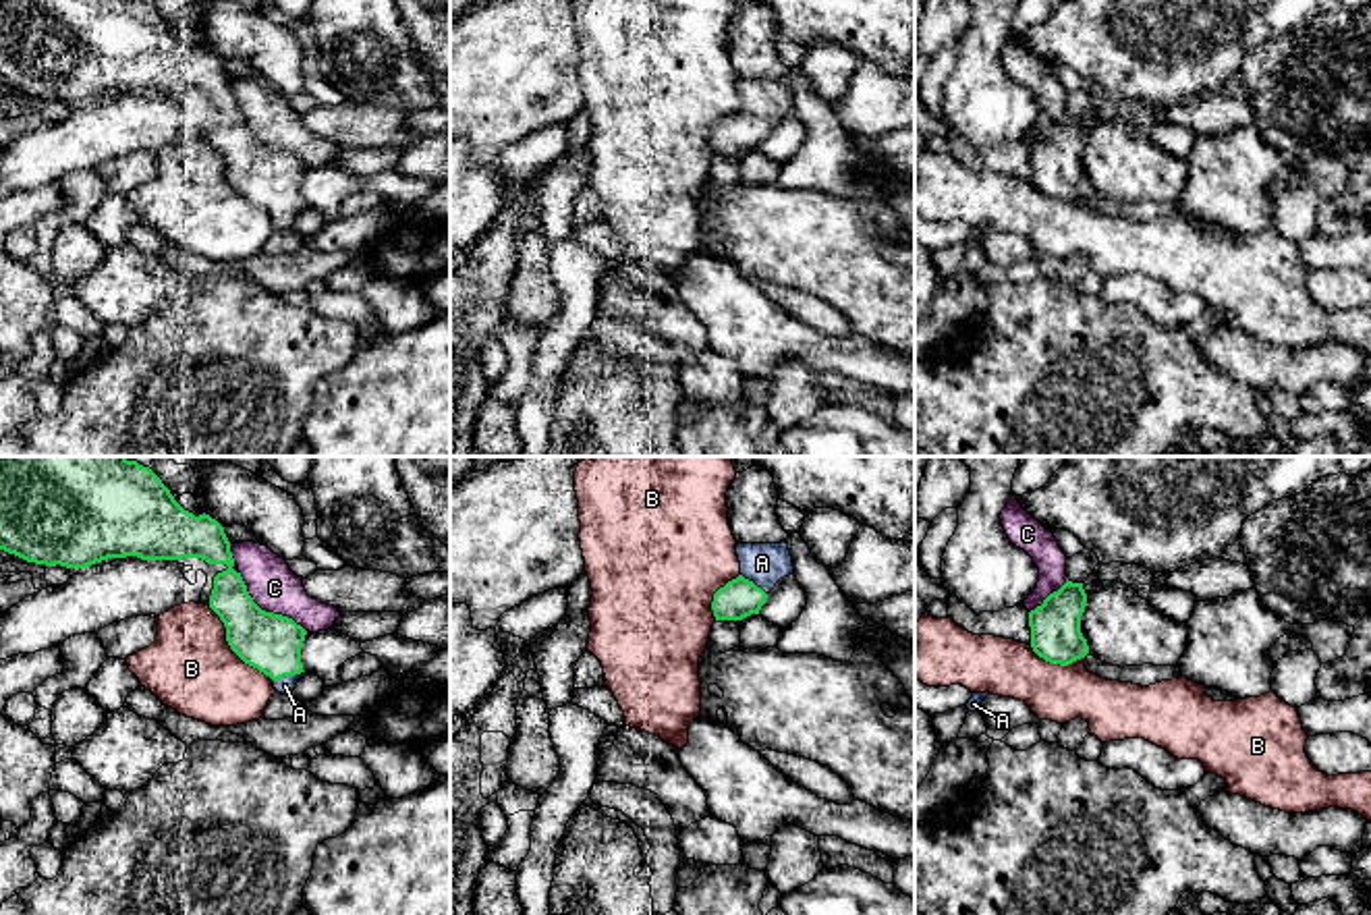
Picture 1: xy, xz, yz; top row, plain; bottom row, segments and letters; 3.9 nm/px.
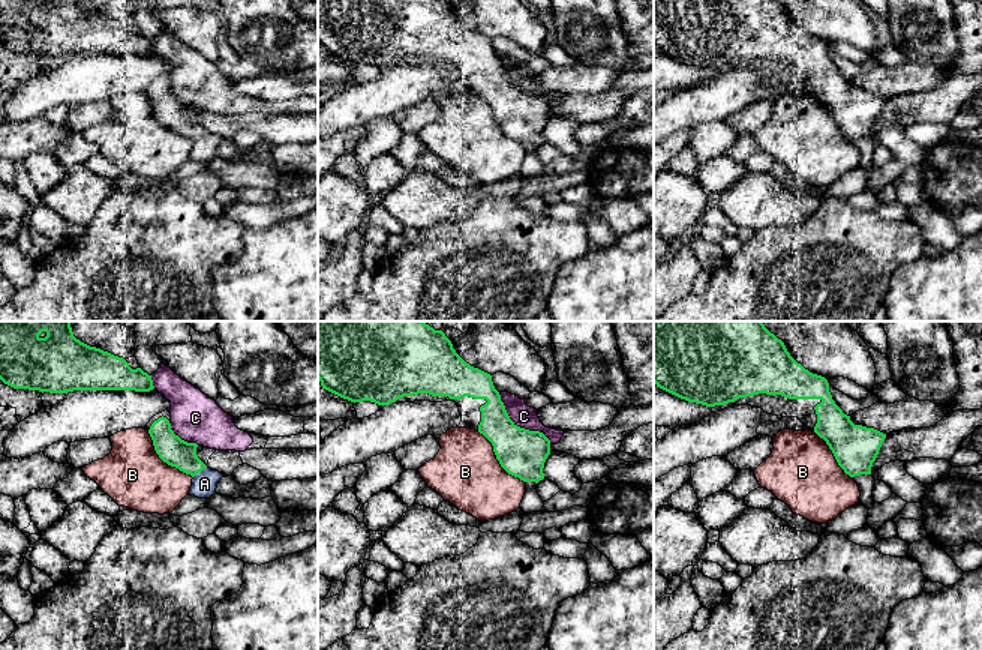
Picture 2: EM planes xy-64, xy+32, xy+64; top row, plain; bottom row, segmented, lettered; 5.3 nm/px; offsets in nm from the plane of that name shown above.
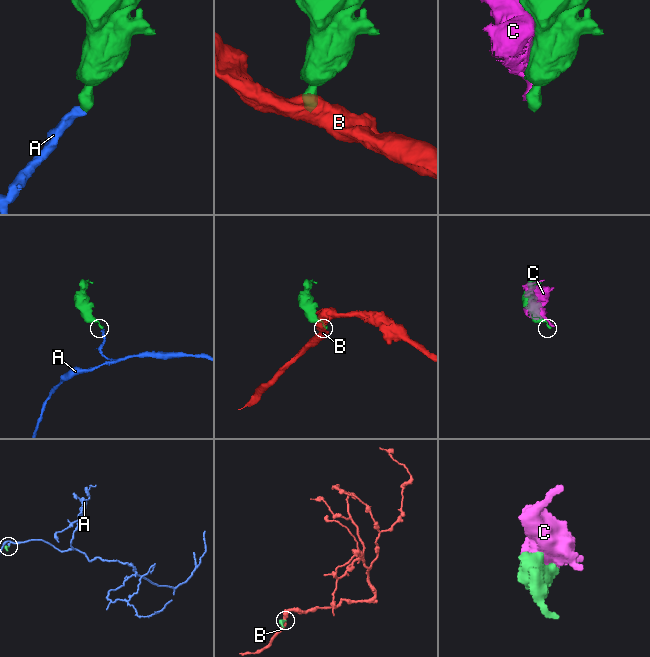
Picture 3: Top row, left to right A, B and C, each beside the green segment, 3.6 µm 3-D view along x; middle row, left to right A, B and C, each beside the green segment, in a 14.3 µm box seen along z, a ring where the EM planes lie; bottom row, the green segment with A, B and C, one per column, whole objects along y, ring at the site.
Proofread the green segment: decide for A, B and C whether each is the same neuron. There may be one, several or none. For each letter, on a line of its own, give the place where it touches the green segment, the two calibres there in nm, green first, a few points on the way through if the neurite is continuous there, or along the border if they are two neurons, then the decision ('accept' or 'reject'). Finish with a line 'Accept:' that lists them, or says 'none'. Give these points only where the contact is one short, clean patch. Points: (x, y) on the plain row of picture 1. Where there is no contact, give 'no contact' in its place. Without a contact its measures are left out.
A: meets green in xy at (287, 210); 220 nm thick on the green side, 70 nm on the other; runs through xy (268, 177), (287, 210), (285, 220); accept
B: meets green in xy at (233, 185); 220 nm thick on the green side, 340 nm on the other; border along xy (208, 142), (222, 158), (227, 179), (245, 198), (274, 216); reject
C: meets green in xy at (264, 146); 220 nm thick on the green side, 190 nm on the other; reject
Accept: A

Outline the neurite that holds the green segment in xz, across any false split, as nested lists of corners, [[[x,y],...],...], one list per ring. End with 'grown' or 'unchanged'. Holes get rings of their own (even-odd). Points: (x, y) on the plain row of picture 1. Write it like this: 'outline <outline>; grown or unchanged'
outline [[[736,77],[736,91],[740,98],[740,110],[714,129],[711,145],[716,156],[743,156],[751,149],[759,149],[776,118],[788,110],[794,110],[792,91],[786,77]]]; grown

